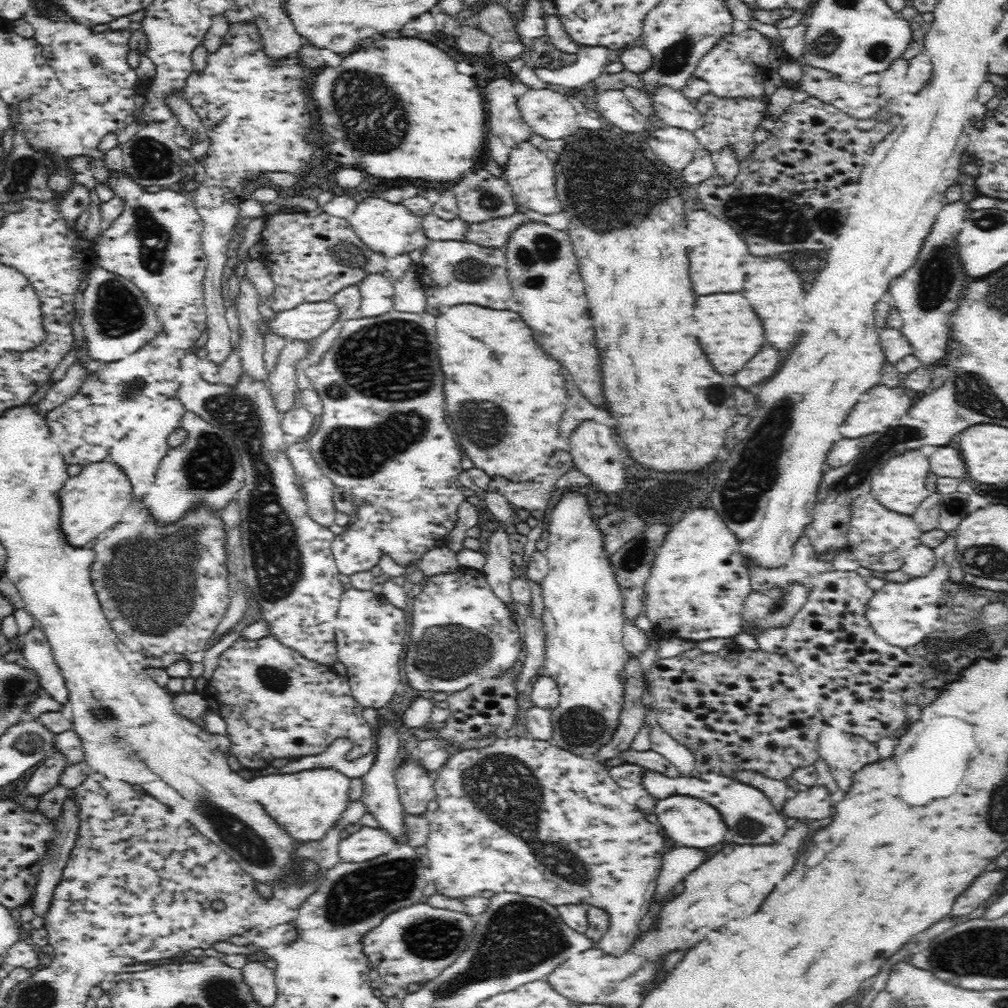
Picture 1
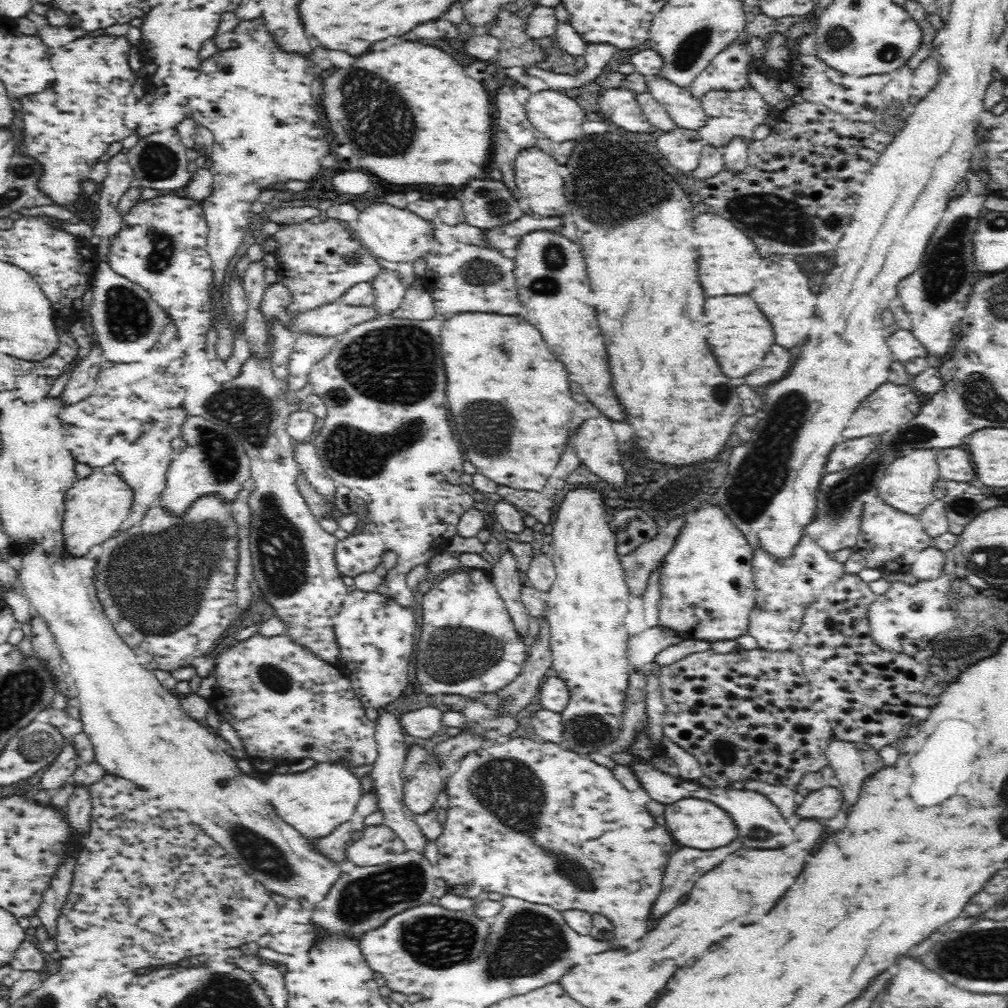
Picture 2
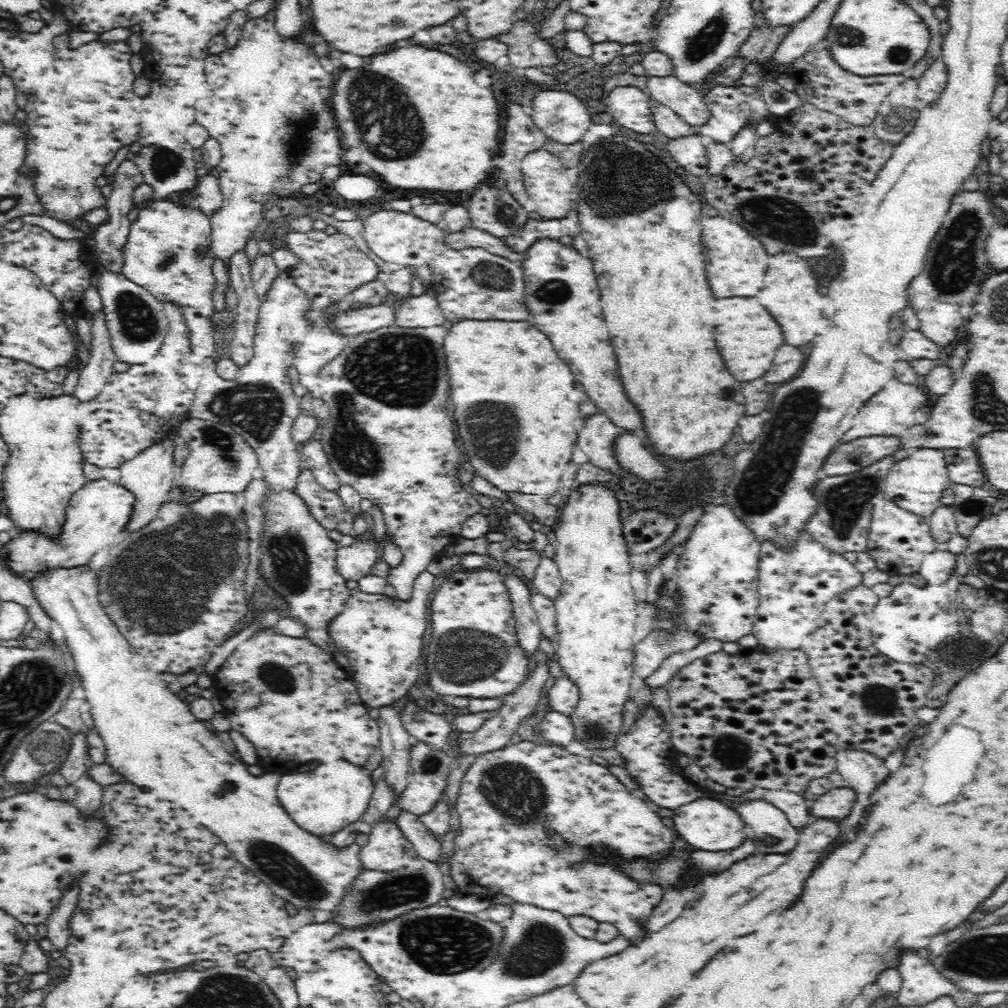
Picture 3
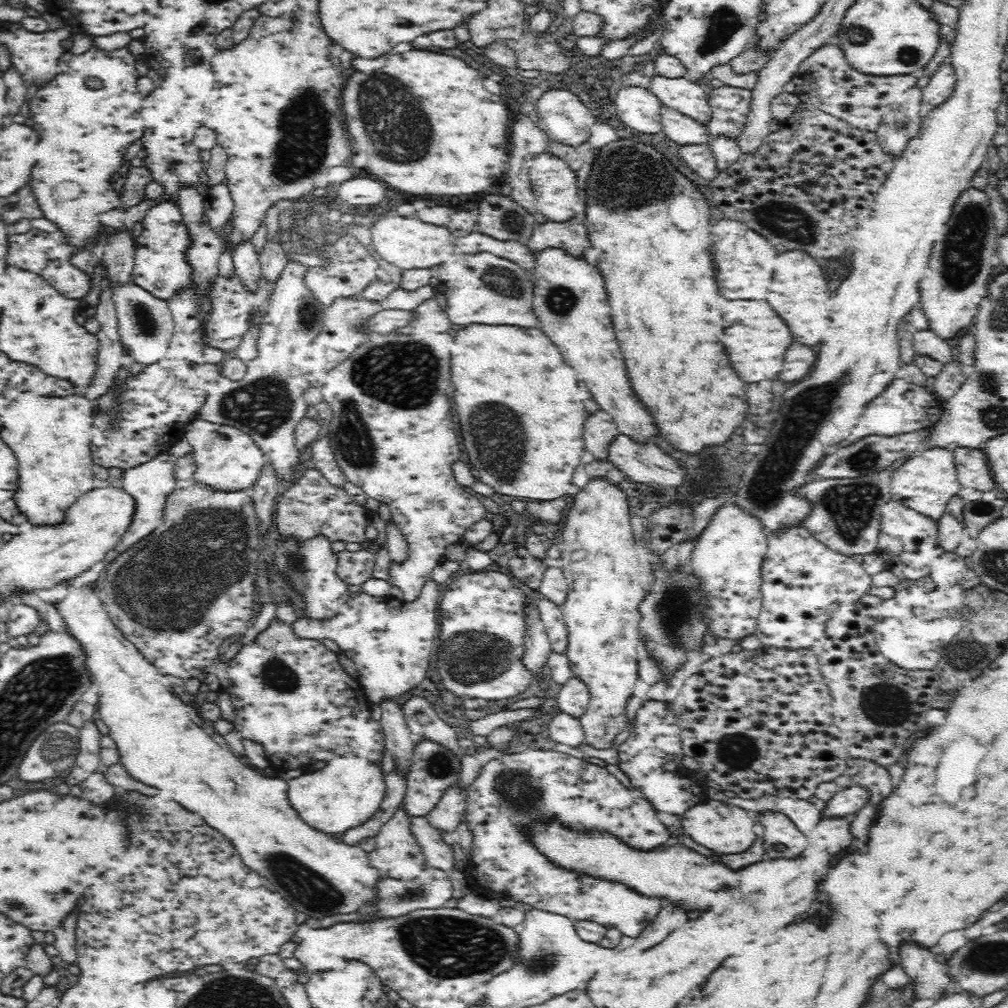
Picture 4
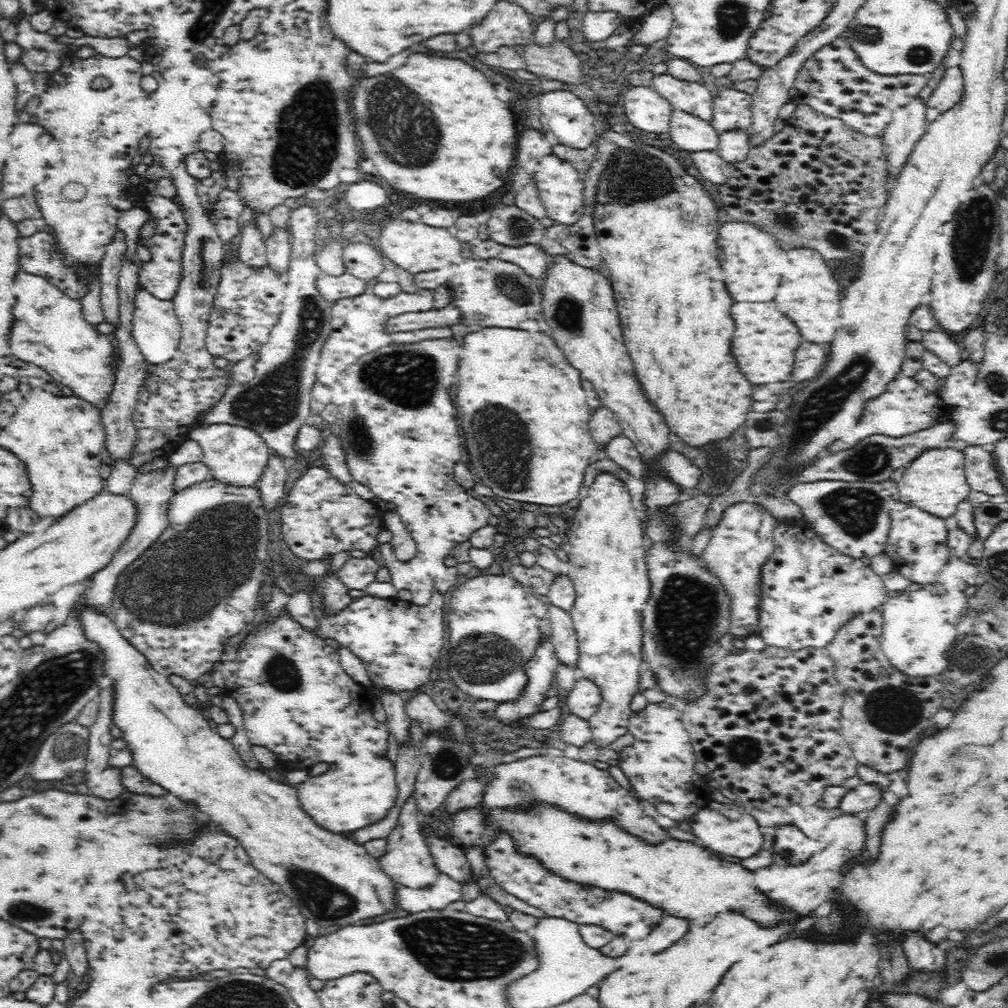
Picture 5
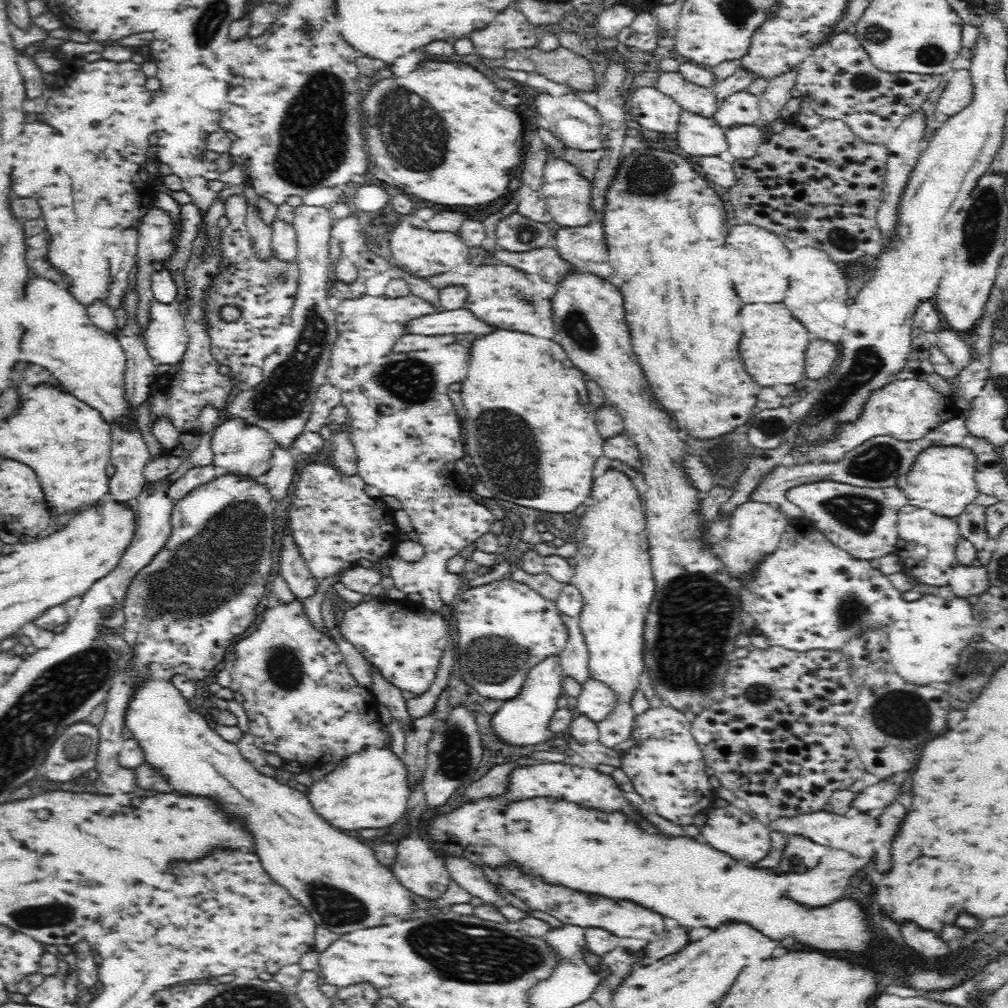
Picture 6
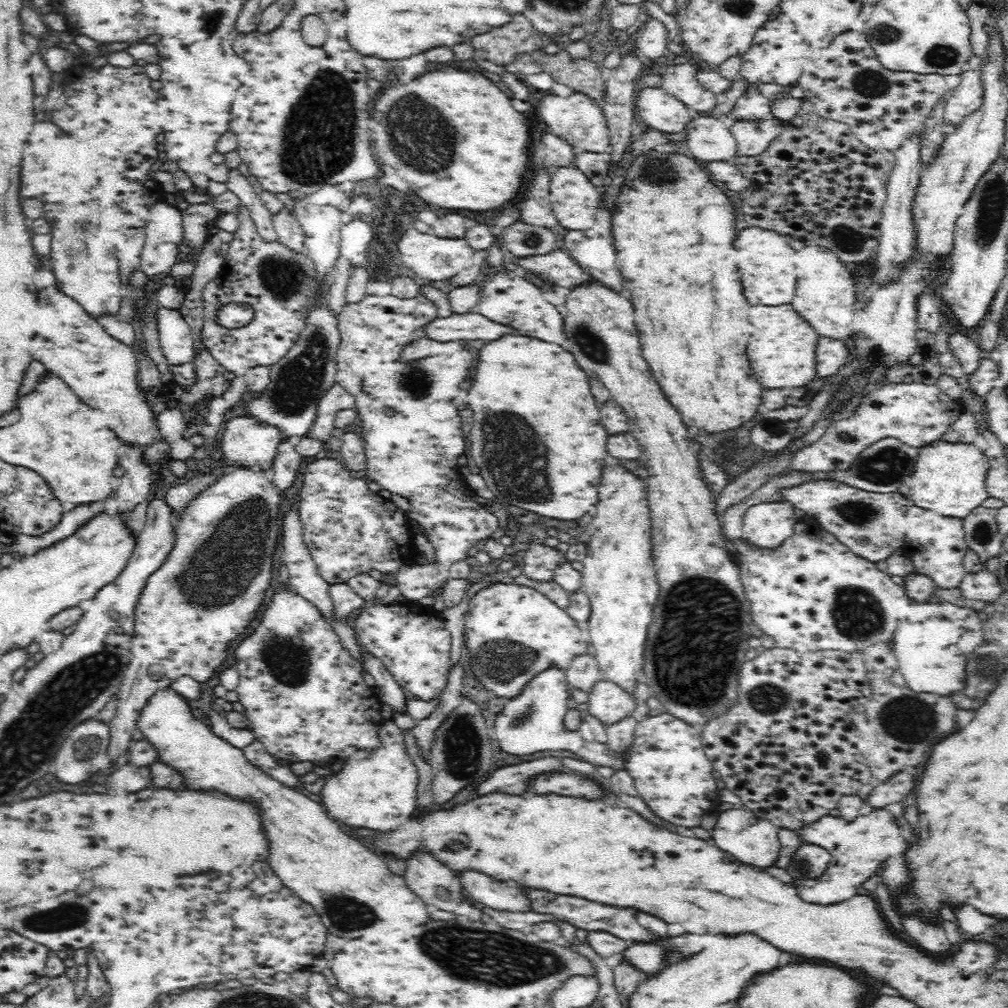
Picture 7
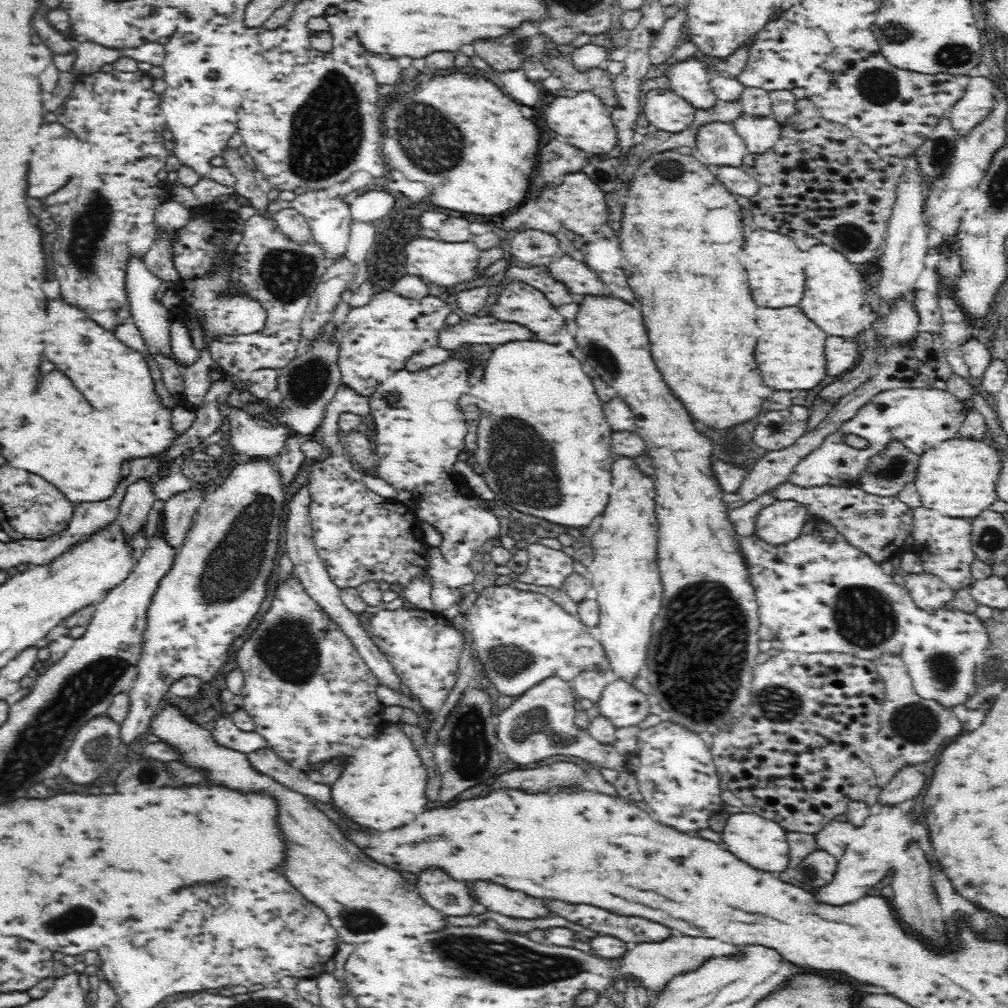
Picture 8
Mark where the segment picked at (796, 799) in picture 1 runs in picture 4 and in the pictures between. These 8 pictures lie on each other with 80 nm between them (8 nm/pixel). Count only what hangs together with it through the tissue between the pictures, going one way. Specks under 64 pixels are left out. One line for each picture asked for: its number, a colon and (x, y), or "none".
2: (823, 802)
3: (835, 803)
4: (844, 802)

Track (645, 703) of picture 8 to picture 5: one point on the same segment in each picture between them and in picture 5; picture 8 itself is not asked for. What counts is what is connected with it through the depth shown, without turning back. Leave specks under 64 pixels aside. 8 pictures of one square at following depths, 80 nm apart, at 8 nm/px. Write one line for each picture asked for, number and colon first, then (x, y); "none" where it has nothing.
5: (582, 699)
6: (595, 700)
7: (607, 702)

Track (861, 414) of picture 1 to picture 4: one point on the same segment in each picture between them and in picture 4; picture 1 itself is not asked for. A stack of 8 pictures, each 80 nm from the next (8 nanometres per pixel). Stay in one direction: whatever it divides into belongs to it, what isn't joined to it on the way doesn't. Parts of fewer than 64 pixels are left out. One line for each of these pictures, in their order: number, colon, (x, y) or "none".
2: (883, 409)
3: (897, 406)
4: (901, 408)

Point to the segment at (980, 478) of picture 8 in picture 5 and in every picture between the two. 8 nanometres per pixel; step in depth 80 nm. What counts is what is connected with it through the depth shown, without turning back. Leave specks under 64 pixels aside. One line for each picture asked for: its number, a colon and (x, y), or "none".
5: (934, 482)
6: (940, 479)
7: (948, 479)

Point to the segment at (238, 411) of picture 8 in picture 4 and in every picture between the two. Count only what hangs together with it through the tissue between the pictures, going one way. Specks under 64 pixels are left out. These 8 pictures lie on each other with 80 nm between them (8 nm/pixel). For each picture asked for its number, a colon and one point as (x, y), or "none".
4: (226, 460)
5: (235, 456)
6: (245, 451)
7: (250, 444)

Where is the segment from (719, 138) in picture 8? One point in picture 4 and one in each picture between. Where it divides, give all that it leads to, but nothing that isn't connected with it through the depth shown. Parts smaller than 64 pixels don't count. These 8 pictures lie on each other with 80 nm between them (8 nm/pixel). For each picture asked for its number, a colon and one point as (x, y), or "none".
4: (679, 128)
5: (690, 133)
6: (699, 136)
7: (707, 138)

